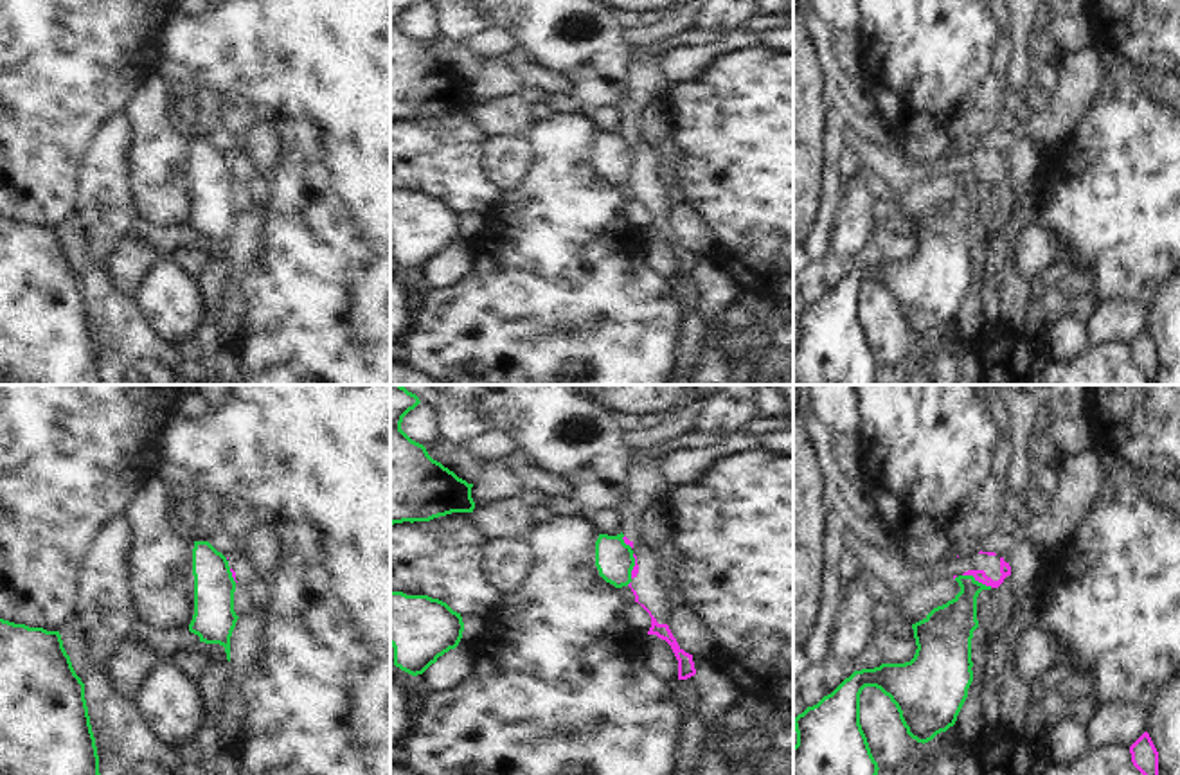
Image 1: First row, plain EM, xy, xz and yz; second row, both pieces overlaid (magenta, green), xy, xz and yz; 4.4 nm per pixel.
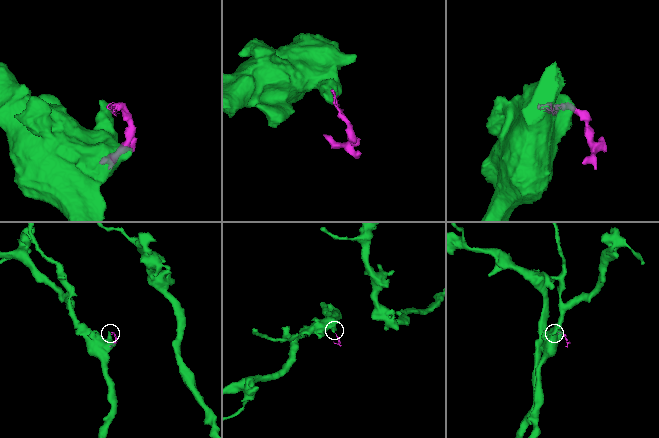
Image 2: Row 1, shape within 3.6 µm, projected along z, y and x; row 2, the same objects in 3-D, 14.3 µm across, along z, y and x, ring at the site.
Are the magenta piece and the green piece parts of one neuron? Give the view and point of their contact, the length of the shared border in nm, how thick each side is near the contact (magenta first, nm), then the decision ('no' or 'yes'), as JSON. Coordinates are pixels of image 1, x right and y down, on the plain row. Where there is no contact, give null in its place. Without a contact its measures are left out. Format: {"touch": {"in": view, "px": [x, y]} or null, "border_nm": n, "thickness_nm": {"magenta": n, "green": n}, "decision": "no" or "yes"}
{"touch": {"in": "yz", "px": [977, 177]}, "border_nm": 150, "thickness_nm": {"magenta": 50, "green": 220}, "decision": "no"}

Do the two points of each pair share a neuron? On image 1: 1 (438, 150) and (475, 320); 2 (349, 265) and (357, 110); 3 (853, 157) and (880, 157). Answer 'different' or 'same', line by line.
1: different
2: same
3: different

